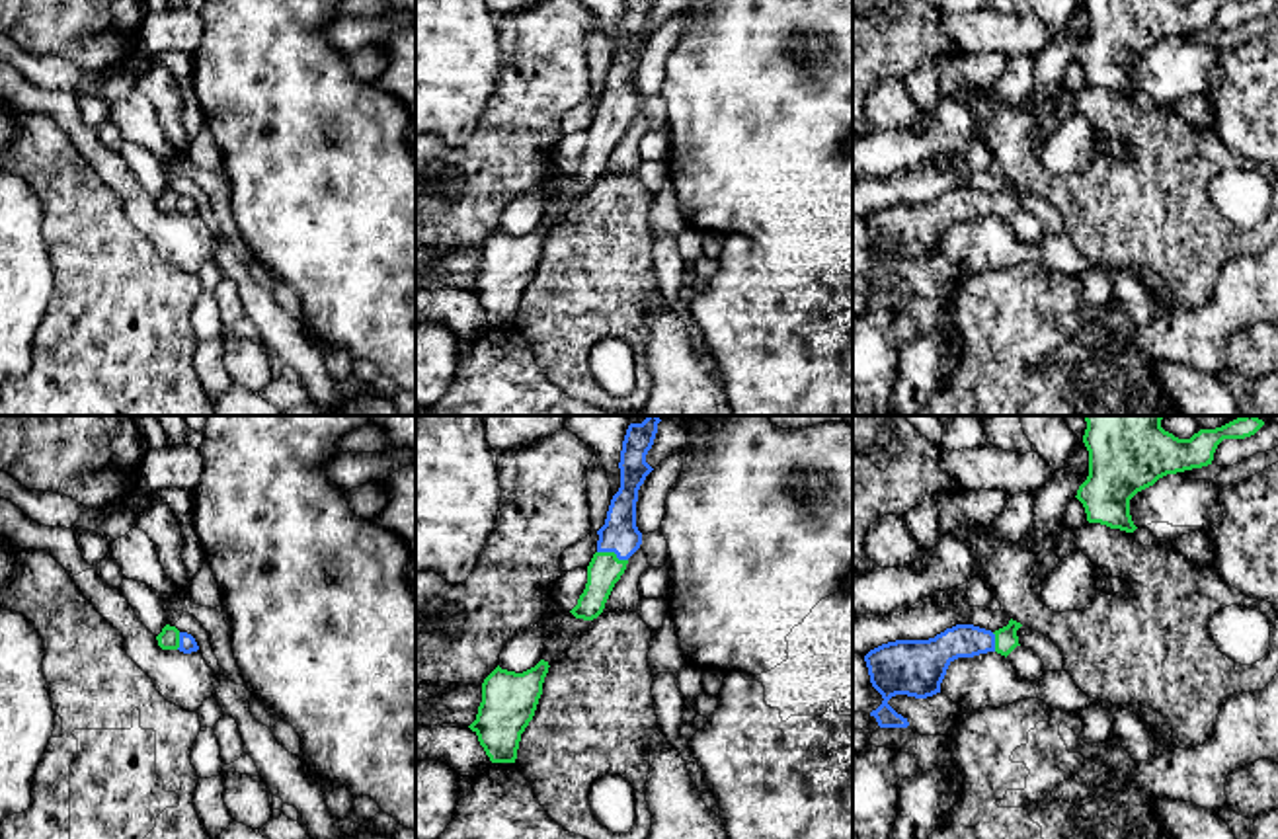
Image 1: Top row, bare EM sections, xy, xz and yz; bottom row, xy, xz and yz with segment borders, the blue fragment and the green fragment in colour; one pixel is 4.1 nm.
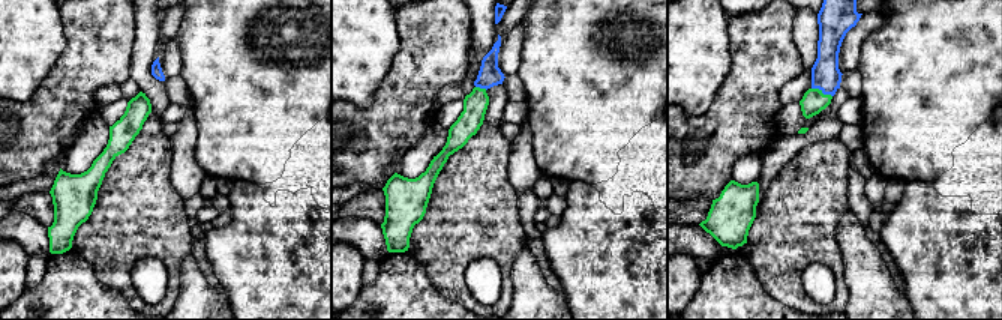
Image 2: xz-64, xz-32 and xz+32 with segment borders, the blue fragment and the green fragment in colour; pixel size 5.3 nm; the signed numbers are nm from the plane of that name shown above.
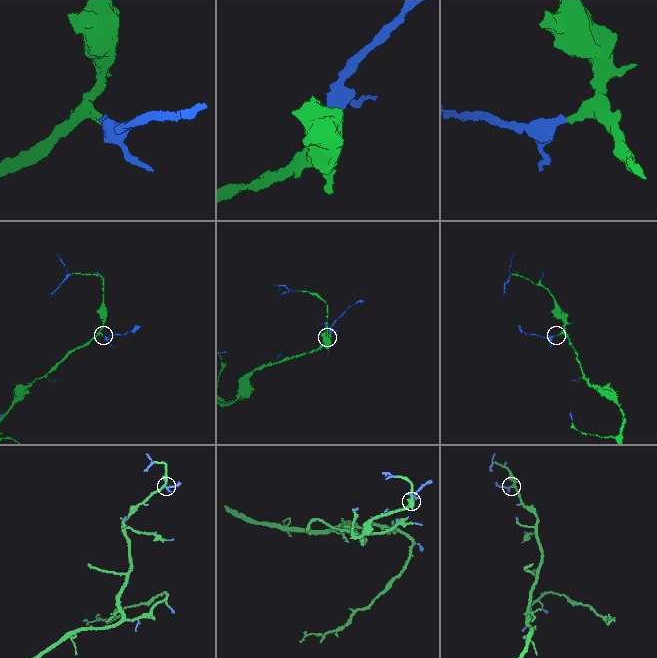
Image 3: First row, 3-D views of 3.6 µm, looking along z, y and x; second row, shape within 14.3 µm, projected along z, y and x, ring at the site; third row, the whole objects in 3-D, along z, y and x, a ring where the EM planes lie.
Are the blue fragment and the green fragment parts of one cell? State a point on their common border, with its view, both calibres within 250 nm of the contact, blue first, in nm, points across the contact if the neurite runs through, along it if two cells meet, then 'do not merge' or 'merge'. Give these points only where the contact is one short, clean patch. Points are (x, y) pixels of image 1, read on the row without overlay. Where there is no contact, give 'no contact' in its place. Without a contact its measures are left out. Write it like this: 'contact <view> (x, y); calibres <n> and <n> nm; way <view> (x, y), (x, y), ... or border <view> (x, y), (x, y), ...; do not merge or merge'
contact xz (613, 114); calibres 150 and 140 nm; merge

